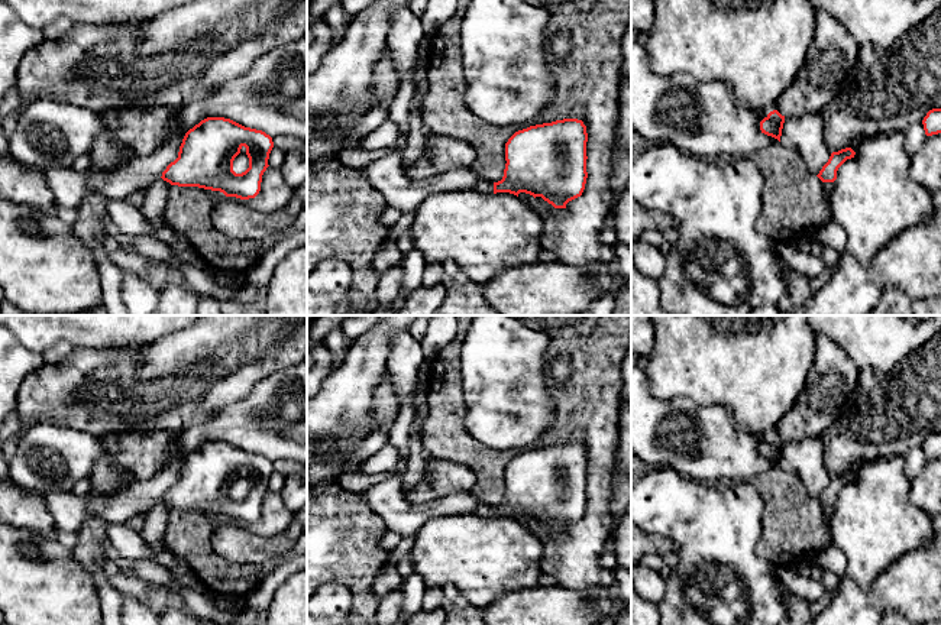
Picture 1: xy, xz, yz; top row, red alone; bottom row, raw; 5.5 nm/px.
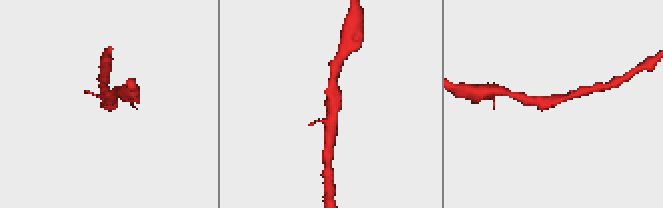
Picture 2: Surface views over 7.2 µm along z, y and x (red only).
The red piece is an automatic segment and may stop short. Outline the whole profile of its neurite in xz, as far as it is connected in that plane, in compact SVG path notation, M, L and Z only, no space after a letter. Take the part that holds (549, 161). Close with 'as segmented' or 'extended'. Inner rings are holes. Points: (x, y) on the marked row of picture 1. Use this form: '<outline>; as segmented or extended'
M563 119L515 132L505 143L505 169L498 182L481 179L472 190L481 194L526 192L541 197L554 208L582 195L586 172L586 126Z; extended

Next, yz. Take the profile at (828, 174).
M851 148L832 152L828 162L822 166L816 175L824 182L825 197L830 203L831 194L834 191L834 181L837 179L838 168L847 161L854 158L856 152Z; extended

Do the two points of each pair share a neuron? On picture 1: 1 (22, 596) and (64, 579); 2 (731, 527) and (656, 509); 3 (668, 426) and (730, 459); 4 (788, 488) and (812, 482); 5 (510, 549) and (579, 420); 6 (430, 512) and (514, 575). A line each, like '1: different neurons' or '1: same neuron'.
1: same neuron
2: same neuron
3: same neuron
4: different neurons
5: different neurons
6: different neurons

